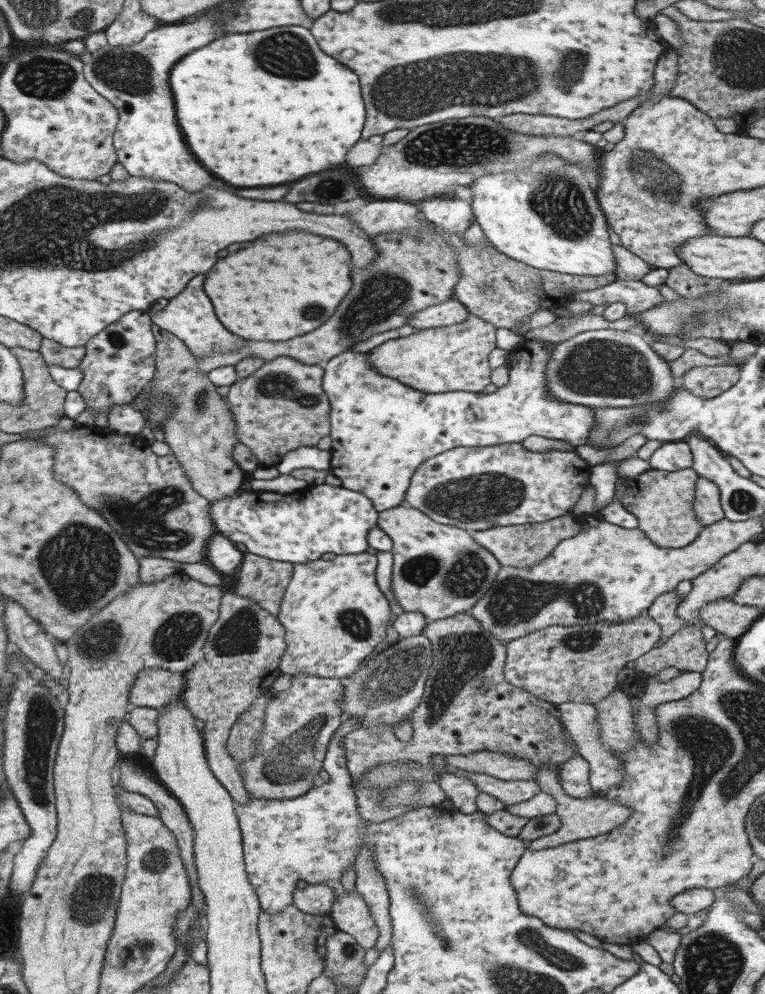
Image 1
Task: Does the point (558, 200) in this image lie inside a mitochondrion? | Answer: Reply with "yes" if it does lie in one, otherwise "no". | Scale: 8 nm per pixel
yes

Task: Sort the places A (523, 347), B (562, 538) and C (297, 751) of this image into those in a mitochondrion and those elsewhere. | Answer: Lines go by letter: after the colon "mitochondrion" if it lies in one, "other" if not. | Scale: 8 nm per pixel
A: other
B: other
C: mitochondrion

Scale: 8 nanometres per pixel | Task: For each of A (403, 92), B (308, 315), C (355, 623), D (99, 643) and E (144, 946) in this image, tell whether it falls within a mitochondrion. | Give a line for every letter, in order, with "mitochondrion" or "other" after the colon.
A: mitochondrion
B: mitochondrion
C: mitochondrion
D: mitochondrion
E: other

